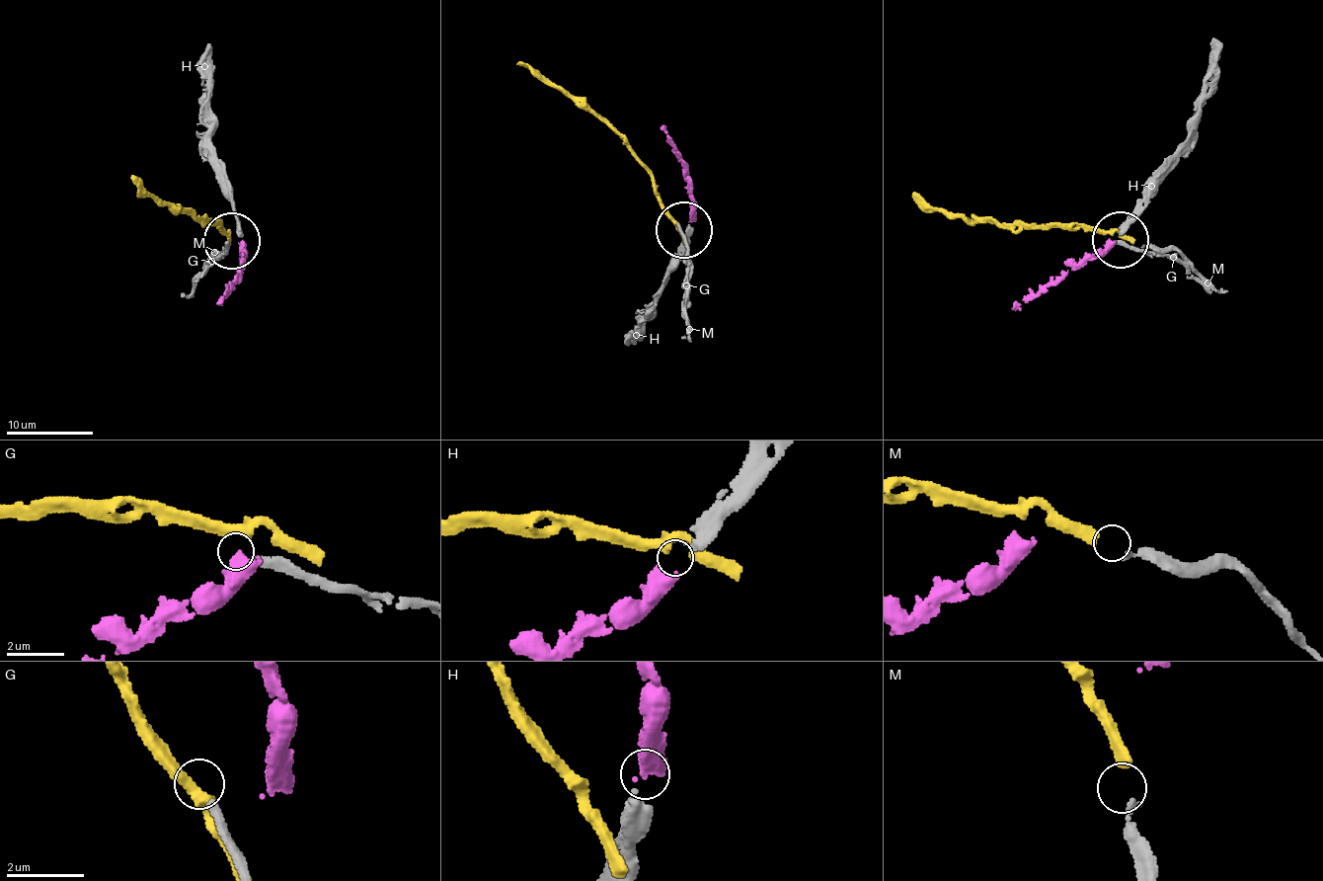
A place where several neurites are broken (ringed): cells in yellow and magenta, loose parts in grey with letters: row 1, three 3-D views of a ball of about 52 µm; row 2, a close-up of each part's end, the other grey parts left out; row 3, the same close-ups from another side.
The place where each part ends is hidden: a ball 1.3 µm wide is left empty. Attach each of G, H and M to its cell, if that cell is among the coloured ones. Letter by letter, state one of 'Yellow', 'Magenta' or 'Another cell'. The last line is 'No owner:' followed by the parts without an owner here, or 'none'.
G: Another cell
H: Magenta
M: Yellow
No owner: G

